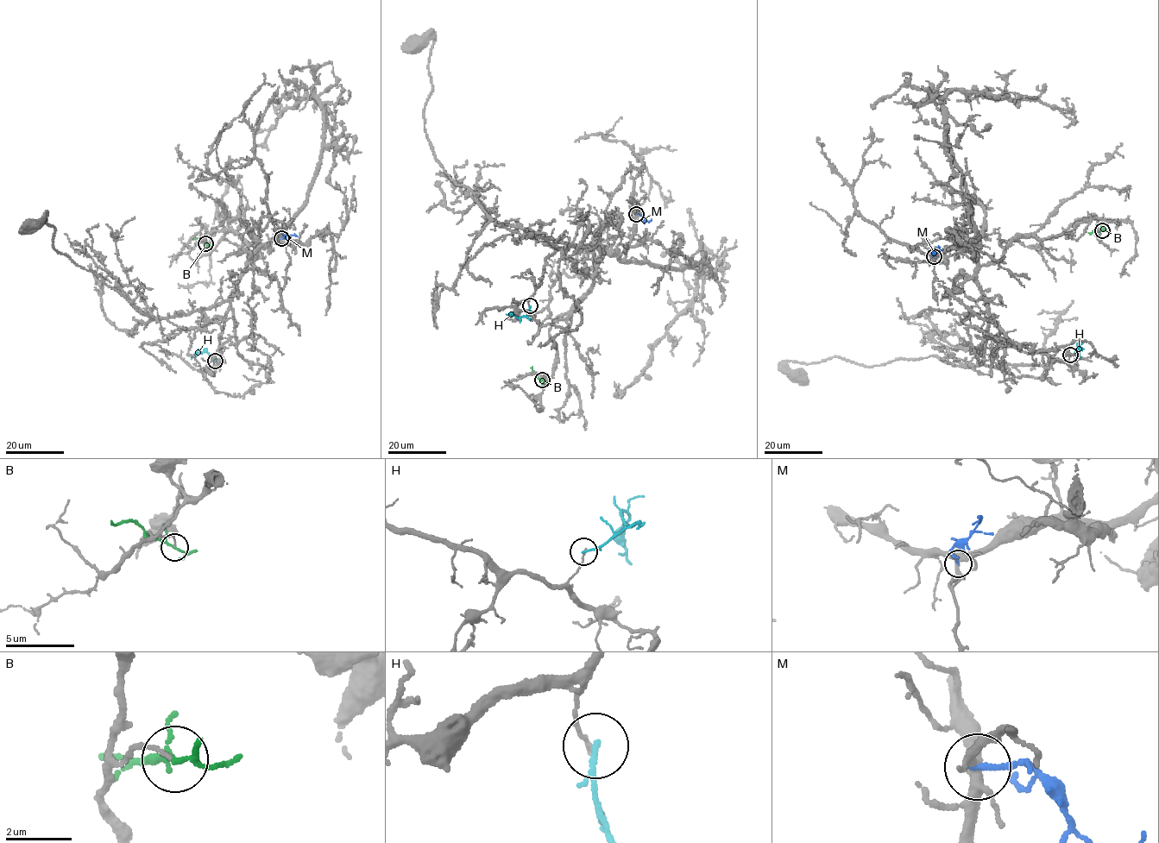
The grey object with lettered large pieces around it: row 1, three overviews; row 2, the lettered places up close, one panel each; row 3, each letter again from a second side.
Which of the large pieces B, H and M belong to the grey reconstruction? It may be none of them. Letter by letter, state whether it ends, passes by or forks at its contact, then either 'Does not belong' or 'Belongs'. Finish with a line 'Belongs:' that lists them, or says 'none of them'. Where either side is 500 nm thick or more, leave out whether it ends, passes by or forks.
B: It forks there. Does not belong
H: It ends there. Does not belong
M: It ends there. Does not belong
Belongs: none of them

